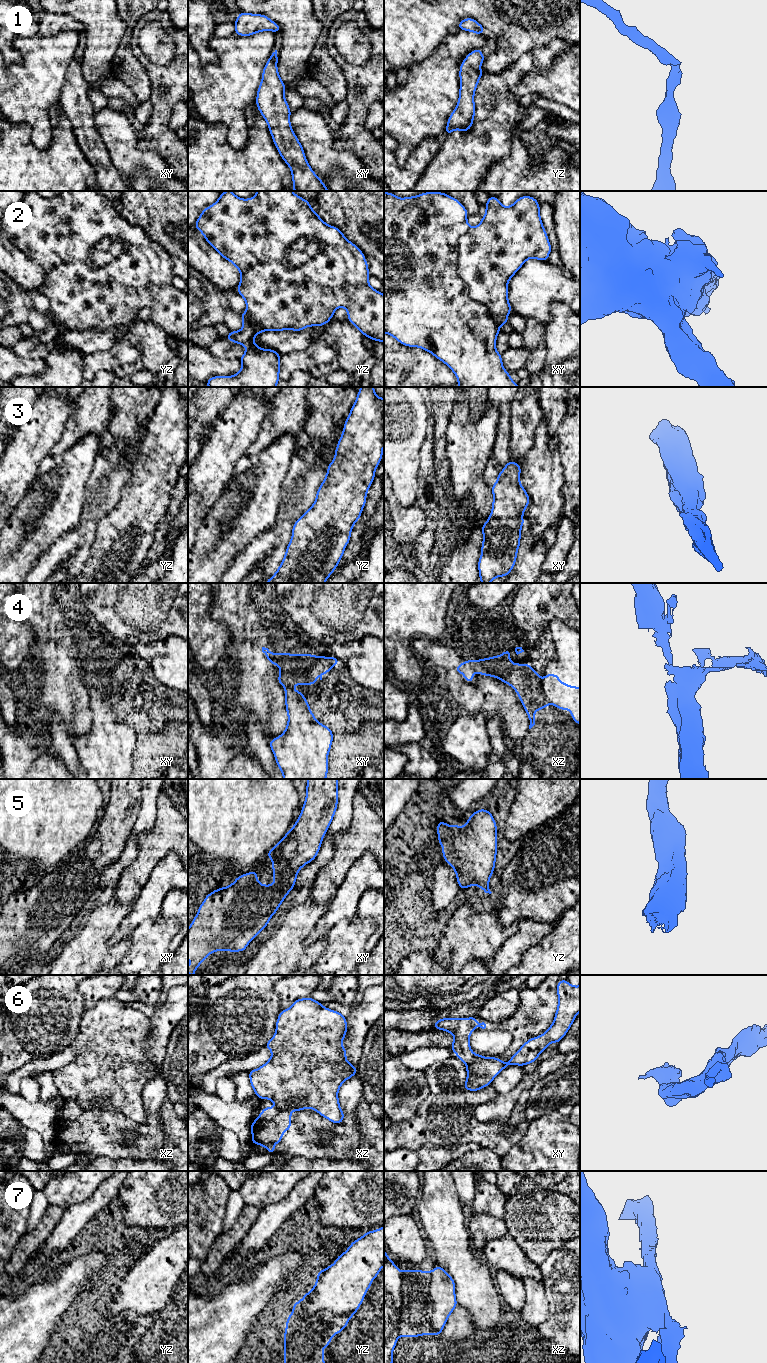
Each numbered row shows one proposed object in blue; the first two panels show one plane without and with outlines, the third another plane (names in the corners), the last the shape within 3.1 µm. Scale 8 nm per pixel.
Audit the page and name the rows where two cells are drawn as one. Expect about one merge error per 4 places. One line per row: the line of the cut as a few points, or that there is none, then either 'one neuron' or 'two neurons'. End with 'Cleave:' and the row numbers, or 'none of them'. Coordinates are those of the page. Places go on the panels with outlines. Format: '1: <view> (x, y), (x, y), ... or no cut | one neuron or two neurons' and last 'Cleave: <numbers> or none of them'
1: no cut | one neuron
2: no cut | one neuron
3: no cut | one neuron
4: xy (272, 655), (273, 664) | two neurons
5: no cut | one neuron
6: xy (481, 1056), (466, 1064) | two neurons
7: yz (358, 1306), (349, 1313), (293, 1316), (286, 1325) | two neurons
Cleave: 4, 6, 7

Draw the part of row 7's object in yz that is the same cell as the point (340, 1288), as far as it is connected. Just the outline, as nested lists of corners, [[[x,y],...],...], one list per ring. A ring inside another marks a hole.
[[[384,1226],[367,1231],[354,1240],[331,1266],[320,1270],[313,1289],[293,1306],[285,1324],[291,1324],[290,1319],[294,1316],[306,1318],[308,1314],[350,1314],[364,1302],[364,1296],[372,1286],[372,1280],[380,1274],[381,1267],[384,1267]]]

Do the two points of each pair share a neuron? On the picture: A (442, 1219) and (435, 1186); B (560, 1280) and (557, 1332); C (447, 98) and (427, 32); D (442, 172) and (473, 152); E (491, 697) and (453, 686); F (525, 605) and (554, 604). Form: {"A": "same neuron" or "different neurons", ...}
{"A": "same neuron", "B": "same neuron", "C": "different neurons", "D": "same neuron", "E": "same neuron", "F": "same neuron"}

